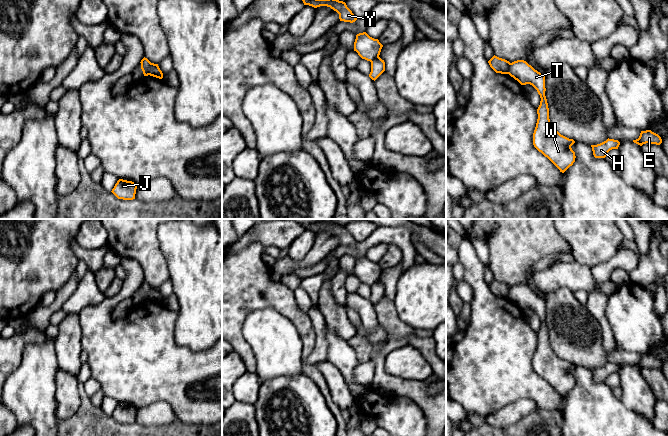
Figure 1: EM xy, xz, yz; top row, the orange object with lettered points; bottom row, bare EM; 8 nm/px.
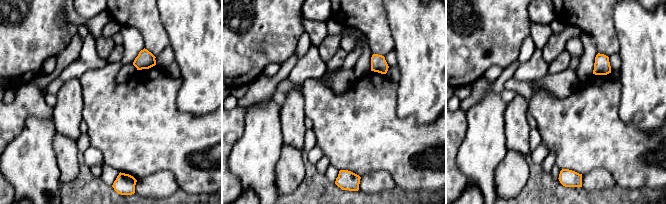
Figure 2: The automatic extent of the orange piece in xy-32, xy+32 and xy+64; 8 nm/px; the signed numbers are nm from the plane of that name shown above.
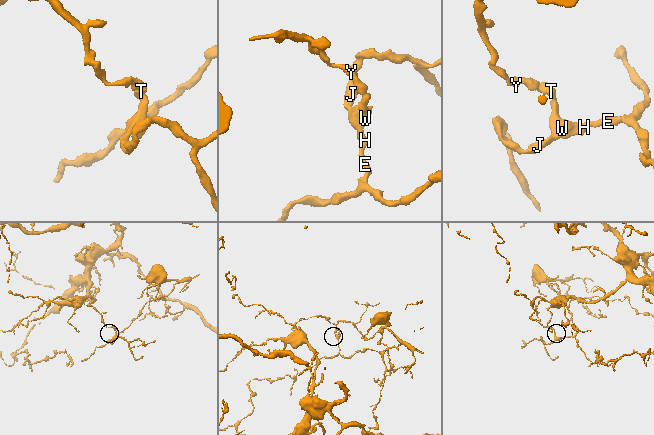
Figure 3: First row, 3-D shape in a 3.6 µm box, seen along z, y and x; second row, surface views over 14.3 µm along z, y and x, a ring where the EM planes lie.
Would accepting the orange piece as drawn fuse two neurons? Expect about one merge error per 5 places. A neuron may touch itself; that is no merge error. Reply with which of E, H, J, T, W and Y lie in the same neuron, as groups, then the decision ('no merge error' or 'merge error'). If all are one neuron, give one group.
groups E H J T W / Y; merge error

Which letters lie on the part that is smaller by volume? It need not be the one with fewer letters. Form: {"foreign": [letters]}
{"foreign": ["E", "H", "J", "T", "W"]}

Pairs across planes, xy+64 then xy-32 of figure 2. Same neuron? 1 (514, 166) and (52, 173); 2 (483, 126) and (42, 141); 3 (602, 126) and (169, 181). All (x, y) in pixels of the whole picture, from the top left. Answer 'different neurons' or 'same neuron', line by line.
1: different neurons
2: same neuron
3: different neurons

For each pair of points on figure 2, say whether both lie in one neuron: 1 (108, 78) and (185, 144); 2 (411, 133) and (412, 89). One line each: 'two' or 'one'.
1: one
2: two

